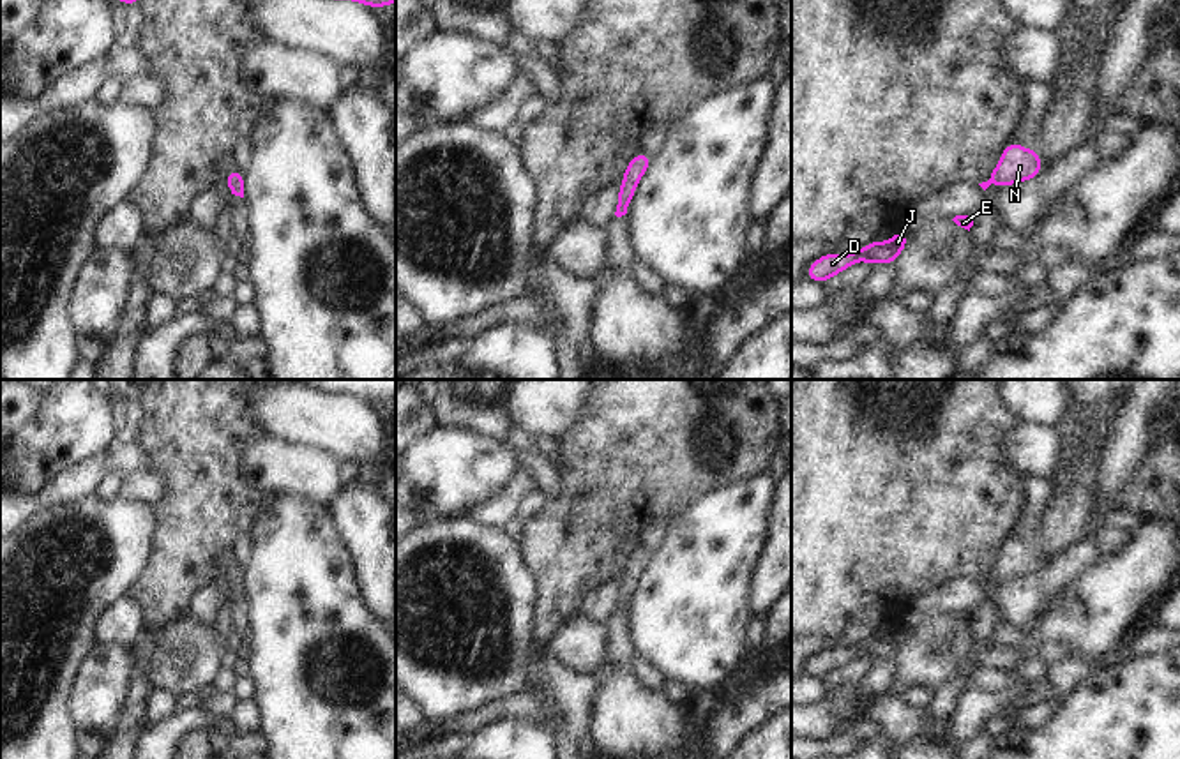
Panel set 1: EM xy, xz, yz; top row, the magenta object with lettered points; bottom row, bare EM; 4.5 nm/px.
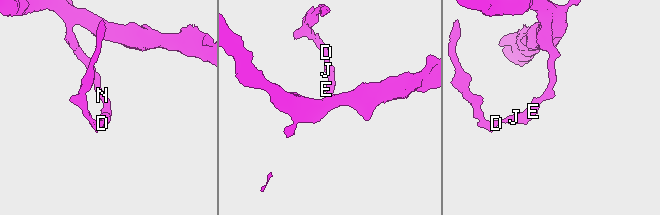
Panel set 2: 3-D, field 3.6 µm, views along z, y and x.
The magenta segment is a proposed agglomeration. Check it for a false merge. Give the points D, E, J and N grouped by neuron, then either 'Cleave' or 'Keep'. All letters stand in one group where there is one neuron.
Groups: D E J N. Keep

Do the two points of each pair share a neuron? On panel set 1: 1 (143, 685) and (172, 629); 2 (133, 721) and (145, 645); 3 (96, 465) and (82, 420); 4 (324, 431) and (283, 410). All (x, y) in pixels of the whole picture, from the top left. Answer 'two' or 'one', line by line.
1: two
2: one
3: two
4: one

